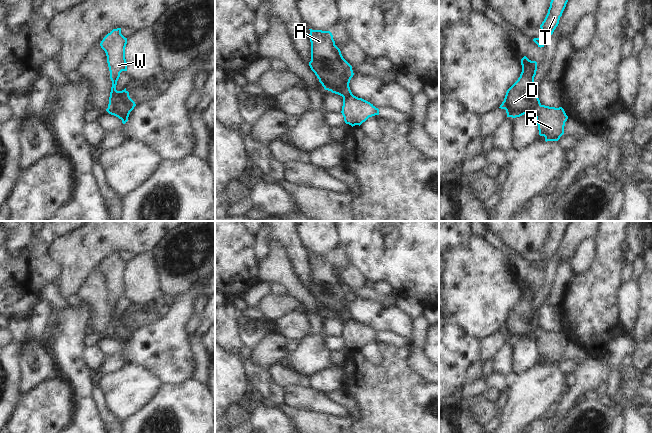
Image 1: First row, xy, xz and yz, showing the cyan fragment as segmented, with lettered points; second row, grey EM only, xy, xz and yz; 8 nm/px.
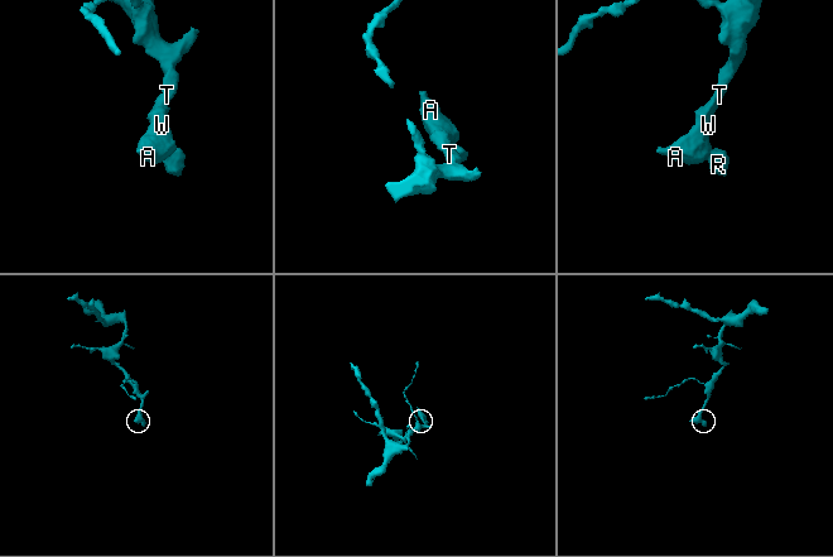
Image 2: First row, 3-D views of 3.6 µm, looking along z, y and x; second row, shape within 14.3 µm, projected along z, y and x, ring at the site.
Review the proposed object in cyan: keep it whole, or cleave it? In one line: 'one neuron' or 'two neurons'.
one neuron

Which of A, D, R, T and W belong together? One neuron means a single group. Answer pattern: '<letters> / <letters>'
A D R T W

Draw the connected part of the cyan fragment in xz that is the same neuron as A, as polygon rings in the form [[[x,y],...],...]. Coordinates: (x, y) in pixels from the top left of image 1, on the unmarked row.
[[[310,254],[311,285],[309,290],[325,314],[343,321],[342,339],[346,348],[361,349],[369,341],[379,339],[370,326],[354,320],[349,307],[354,297],[335,269],[330,255]]]

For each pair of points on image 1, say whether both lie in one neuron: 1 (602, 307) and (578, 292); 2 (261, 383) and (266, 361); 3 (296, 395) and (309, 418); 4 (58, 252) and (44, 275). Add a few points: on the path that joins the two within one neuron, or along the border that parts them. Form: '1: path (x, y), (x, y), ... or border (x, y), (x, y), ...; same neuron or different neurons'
1: path (596, 305), (589, 298), (584, 298); same neuron
2: border (257, 363), (266, 369); different neurons
3: border (287, 407), (325, 411), (327, 413); different neurons
4: border (57, 237), (50, 256), (62, 270), (60, 278); different neurons

